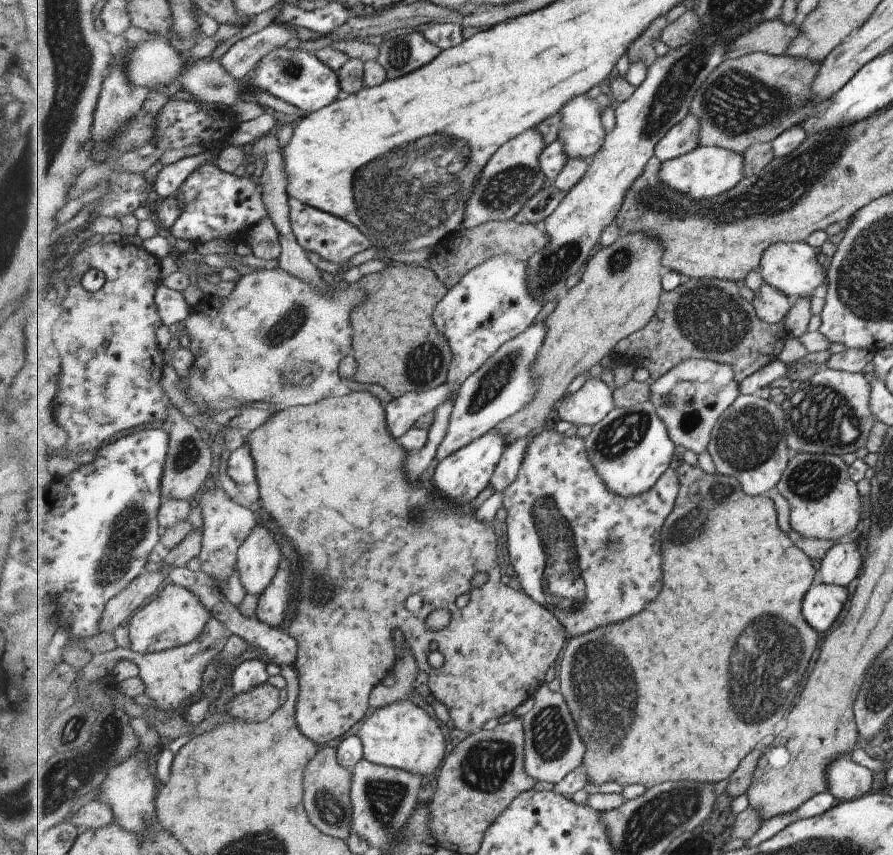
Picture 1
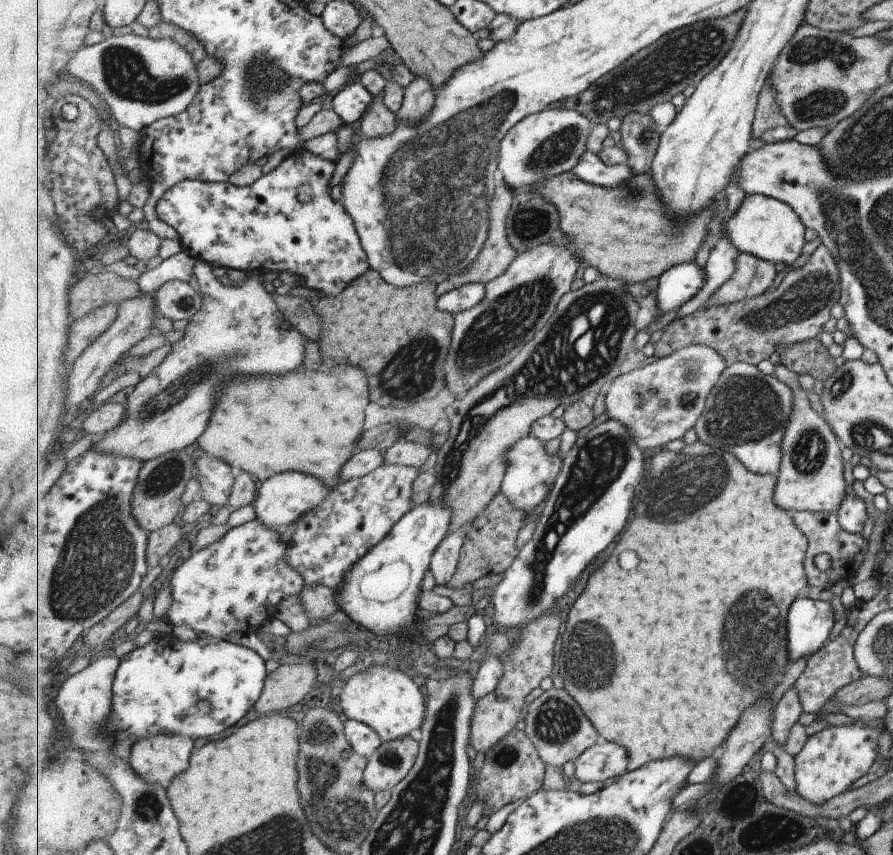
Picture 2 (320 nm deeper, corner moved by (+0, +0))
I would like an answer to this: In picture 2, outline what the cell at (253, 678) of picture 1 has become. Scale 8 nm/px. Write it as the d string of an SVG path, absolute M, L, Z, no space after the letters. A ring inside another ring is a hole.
M172 634L153 638L147 645L139 646L121 658L114 683L114 701L111 706L113 714L107 722L107 728L111 736L115 732L117 740L131 738L133 744L163 732L191 736L193 740L215 740L225 730L241 722L253 704L262 697L268 678L266 661L257 652L224 639L205 637L181 640ZM201 701L211 704L209 714L197 710L197 704Z

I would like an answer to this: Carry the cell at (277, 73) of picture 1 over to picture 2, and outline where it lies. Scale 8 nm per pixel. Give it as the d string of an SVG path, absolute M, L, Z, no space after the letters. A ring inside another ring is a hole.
M347 82L332 102L332 108L345 124L360 122L371 107L374 96L360 82Z

